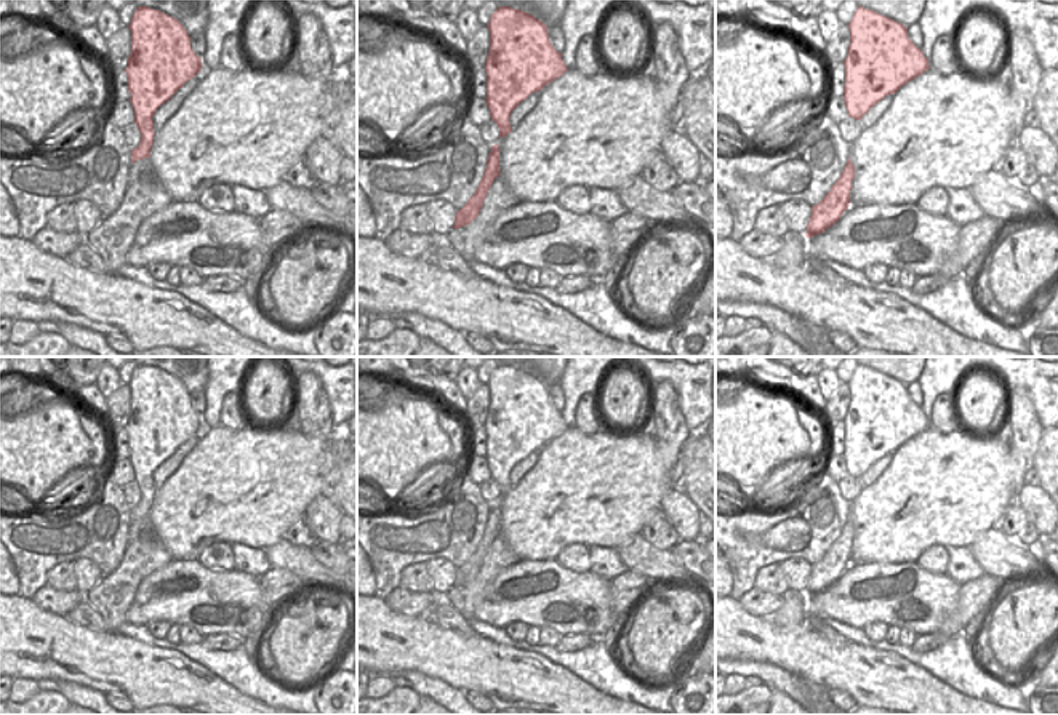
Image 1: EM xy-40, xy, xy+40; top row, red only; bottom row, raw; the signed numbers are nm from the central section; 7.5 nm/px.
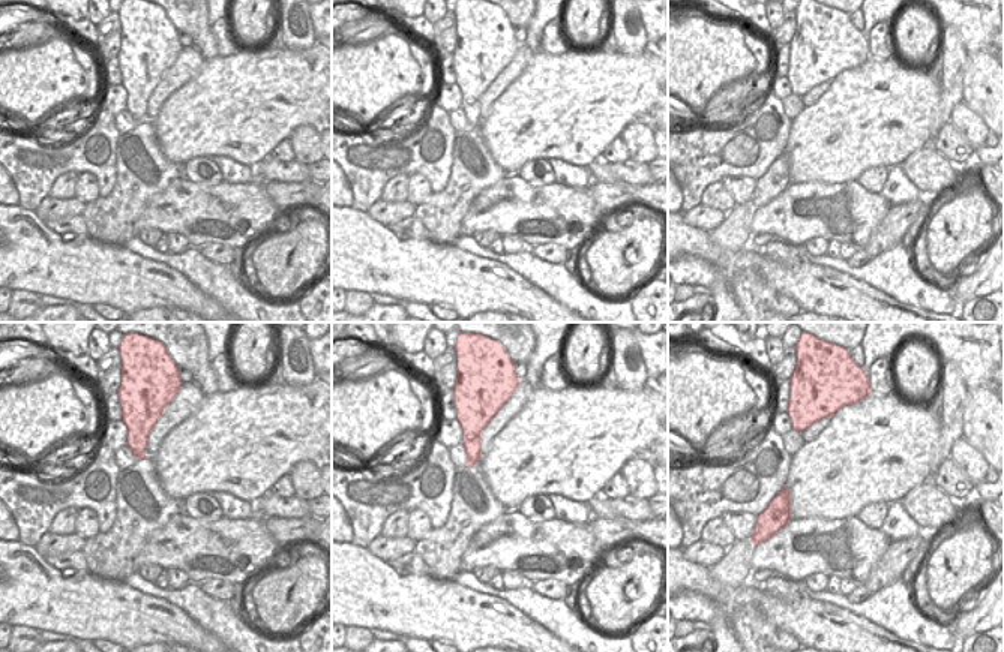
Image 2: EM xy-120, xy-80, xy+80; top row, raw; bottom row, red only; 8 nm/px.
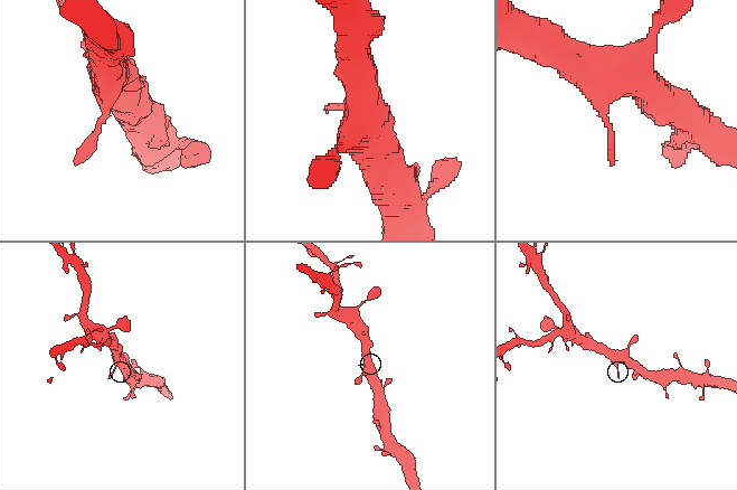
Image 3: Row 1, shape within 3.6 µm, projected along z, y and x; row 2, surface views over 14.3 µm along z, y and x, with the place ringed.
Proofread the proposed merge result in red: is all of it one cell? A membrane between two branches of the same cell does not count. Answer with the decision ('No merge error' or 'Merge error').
No merge error.

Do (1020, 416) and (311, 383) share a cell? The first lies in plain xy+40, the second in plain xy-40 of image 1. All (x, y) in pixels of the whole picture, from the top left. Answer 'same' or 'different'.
same

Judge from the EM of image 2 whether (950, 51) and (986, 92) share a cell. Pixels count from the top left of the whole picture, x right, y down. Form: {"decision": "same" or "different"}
{"decision": "different"}

